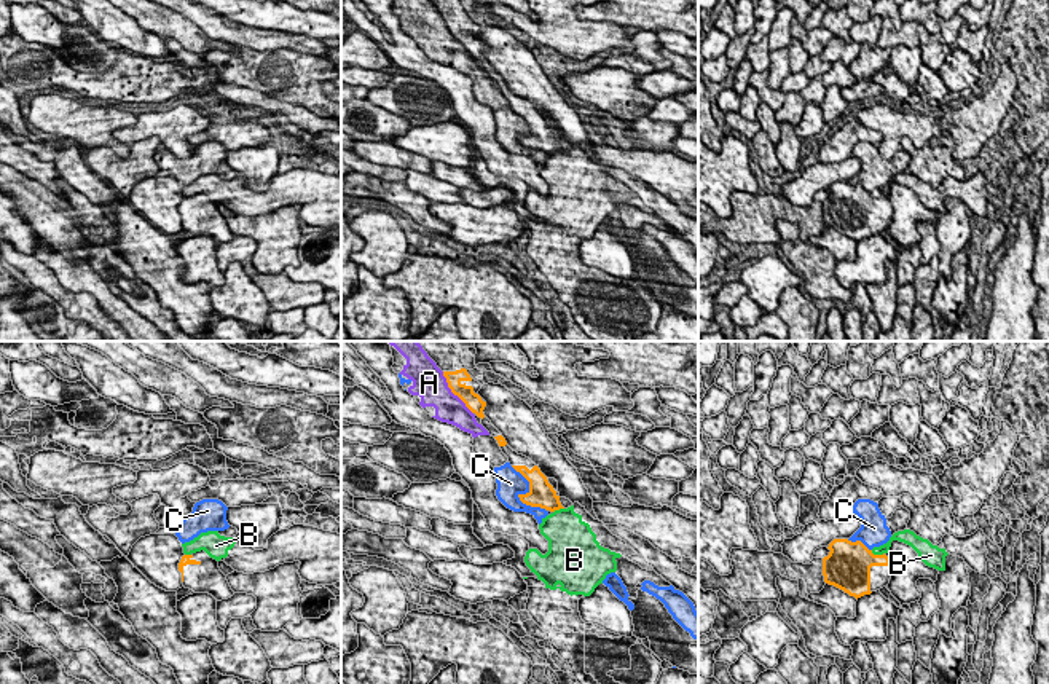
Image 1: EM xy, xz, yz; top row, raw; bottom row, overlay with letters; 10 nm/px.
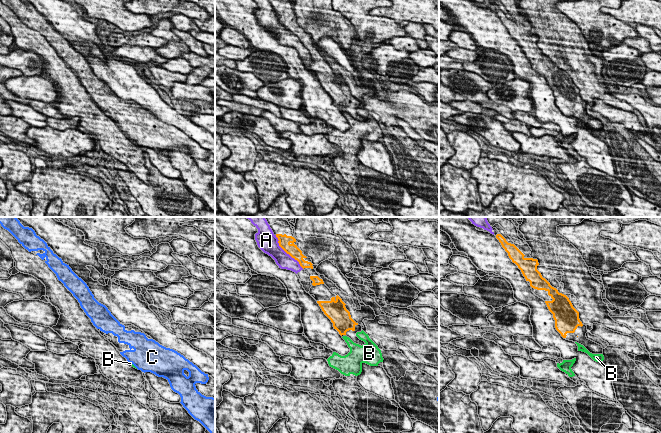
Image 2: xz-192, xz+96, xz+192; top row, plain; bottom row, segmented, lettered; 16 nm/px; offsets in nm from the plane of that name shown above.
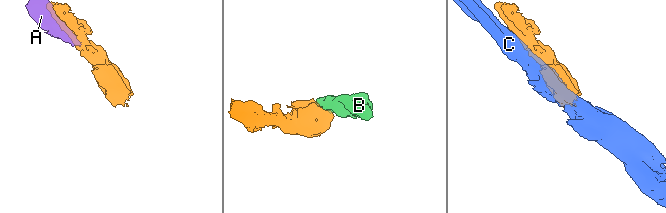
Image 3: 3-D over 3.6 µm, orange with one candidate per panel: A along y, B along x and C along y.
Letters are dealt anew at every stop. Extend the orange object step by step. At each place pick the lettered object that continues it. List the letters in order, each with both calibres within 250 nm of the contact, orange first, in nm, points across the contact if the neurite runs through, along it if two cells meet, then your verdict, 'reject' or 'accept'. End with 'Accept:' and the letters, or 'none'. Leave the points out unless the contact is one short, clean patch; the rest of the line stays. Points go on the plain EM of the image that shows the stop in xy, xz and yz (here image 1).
A: 170/320 nm | reject
B: 380/100 nm | along yz (871, 193), (883, 196) | reject
C: 260/280 nm | reject
Accept: none

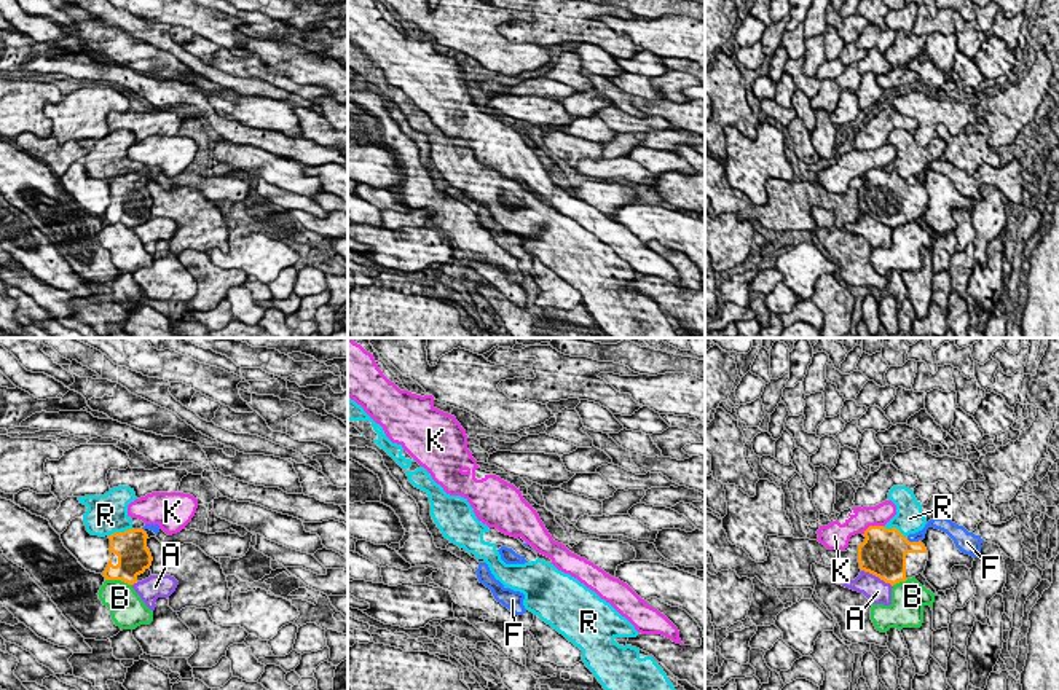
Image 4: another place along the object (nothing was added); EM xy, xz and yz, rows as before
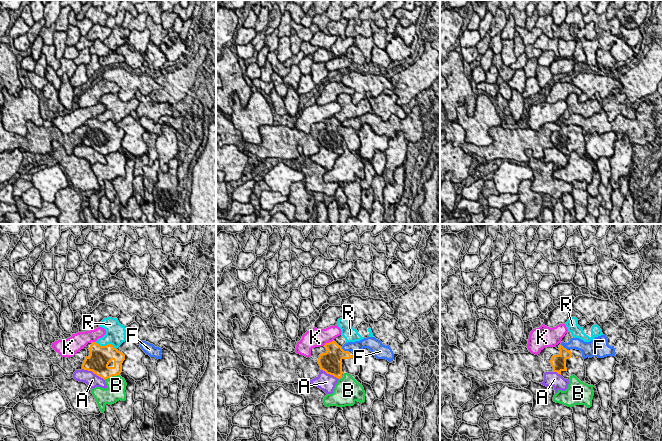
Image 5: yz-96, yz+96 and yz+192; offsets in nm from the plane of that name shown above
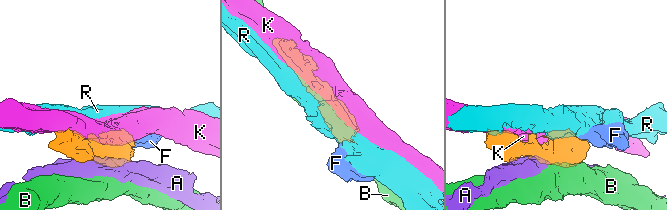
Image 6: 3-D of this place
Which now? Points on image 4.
A: 460/240 nm | reject
B: 320/320 nm | reject
F: 380/100 nm | along yz (906, 180), (919, 184) | reject
K: 400/220 nm | reject
R: 420/280 nm | reject
Accept: none

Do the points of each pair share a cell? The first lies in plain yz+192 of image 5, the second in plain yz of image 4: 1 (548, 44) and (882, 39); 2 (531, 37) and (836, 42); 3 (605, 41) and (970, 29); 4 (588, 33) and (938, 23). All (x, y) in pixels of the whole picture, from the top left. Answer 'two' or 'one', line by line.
1: one
2: two
3: one
4: one

